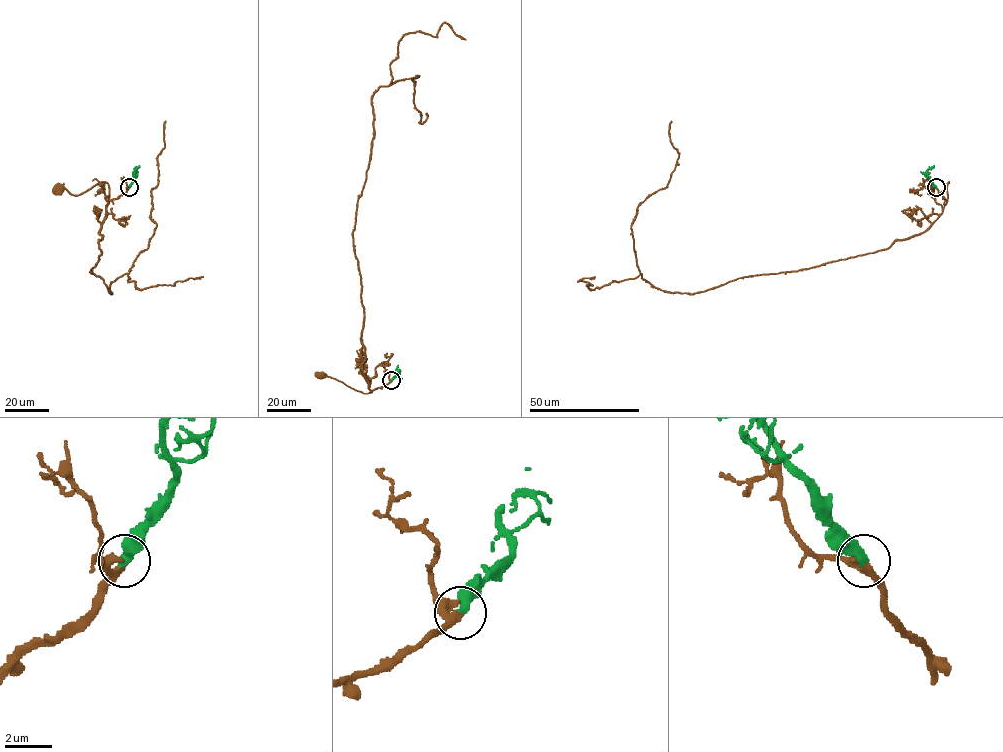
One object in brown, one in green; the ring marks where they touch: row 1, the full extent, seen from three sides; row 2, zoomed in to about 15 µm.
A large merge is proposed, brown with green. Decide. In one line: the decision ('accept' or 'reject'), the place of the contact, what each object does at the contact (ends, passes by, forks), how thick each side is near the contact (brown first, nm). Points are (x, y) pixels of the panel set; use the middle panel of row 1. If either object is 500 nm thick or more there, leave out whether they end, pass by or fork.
accept | (391, 380) | brown passes by | green ends | 240/440 nm

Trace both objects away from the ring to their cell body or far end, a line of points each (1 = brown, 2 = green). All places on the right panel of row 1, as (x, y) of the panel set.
1: (936, 187), (947, 199), (949, 182), (937, 195), (931, 189)
2: (936, 187), (926, 173), (934, 165)

